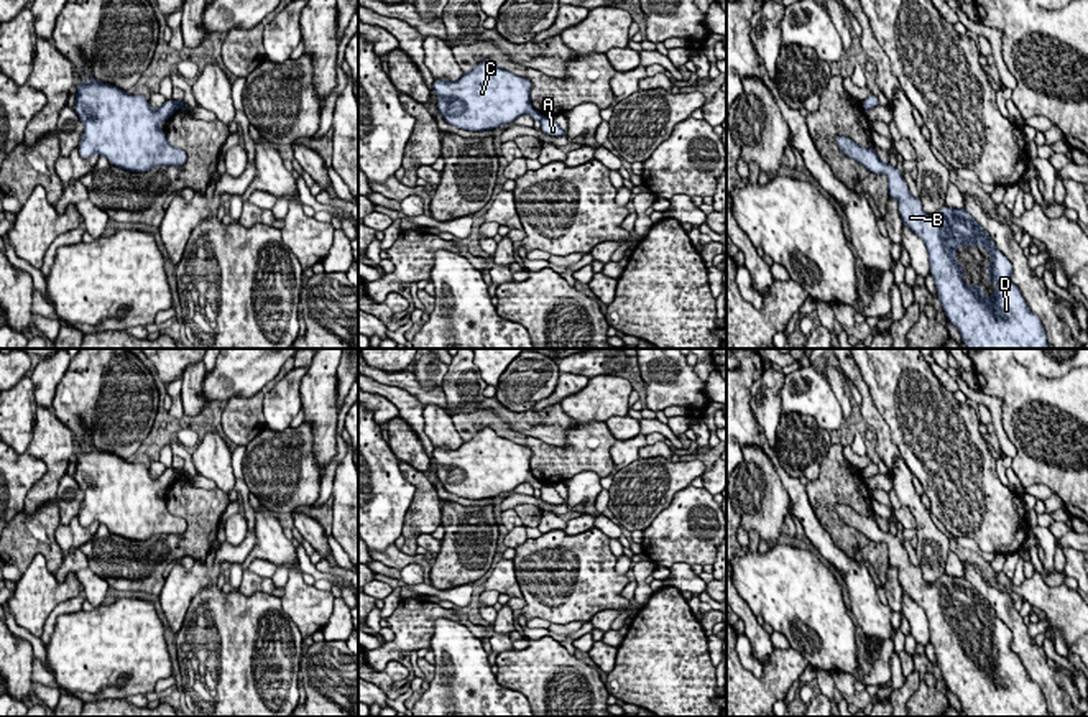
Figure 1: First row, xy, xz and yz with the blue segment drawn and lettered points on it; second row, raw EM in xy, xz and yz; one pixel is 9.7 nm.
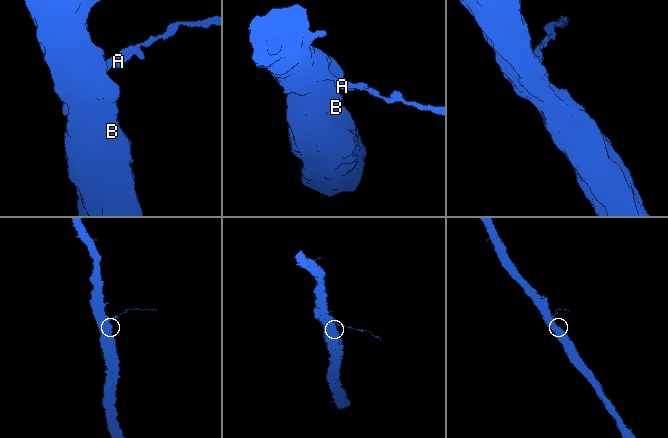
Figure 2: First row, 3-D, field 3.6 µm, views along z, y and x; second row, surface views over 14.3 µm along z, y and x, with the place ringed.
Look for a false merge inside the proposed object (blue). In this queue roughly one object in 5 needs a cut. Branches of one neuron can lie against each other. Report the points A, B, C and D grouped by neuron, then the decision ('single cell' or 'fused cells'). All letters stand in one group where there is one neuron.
A / B C D | fused cells

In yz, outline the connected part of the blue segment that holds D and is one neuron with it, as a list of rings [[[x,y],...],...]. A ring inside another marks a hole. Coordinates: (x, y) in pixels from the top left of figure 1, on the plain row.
[[[843,503],[837,505],[837,513],[845,525],[887,546],[889,566],[899,571],[902,592],[924,608],[937,664],[966,717],[1049,717],[1039,684],[1027,676],[1019,655],[1011,650],[1011,630],[966,577],[943,574],[929,584],[920,567],[909,561],[899,538],[883,531],[874,516],[863,516]],[[958,613],[980,613],[989,622],[988,651],[994,648],[998,655],[988,668],[980,653],[965,651],[963,635],[957,628]]]

